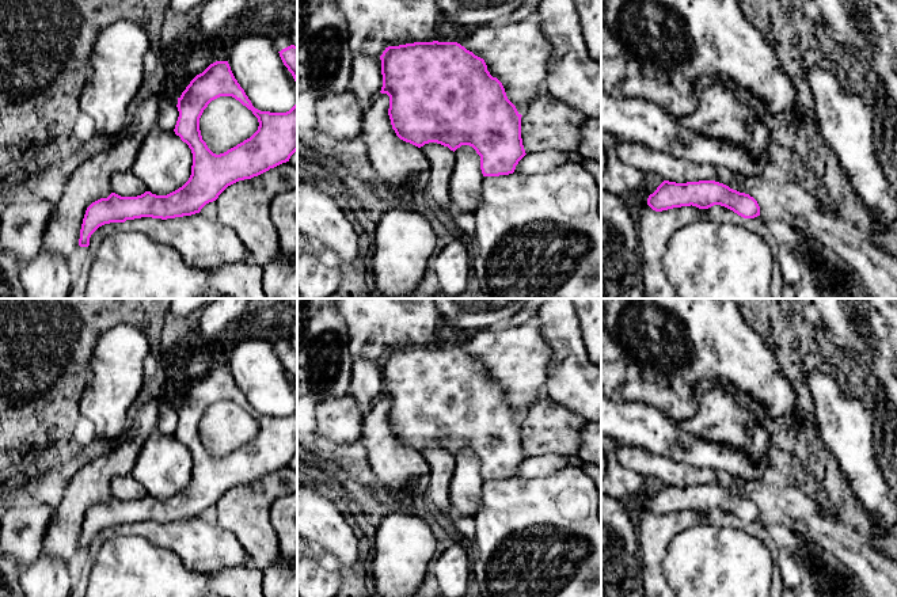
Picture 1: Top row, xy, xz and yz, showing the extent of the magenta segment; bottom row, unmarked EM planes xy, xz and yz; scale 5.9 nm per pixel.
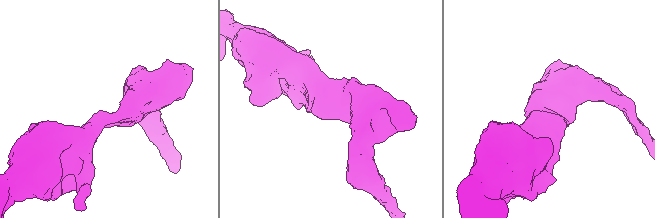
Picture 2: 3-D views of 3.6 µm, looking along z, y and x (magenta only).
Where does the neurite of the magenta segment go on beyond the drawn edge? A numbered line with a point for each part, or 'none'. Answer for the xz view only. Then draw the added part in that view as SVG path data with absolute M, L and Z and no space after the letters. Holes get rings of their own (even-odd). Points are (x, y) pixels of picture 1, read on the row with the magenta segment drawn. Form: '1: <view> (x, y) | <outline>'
none

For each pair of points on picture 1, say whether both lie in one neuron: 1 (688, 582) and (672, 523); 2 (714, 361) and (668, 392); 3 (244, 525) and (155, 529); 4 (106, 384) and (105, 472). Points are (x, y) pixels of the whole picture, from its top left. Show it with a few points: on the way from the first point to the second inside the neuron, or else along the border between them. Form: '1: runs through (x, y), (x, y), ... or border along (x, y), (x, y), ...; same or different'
1: border along (706, 523), (680, 531), (669, 543), (662, 563); different
2: border along (650, 373), (675, 387); different
3: border along (217, 523), (228, 529), (244, 550); different
4: border along (128, 429), (118, 438); different

